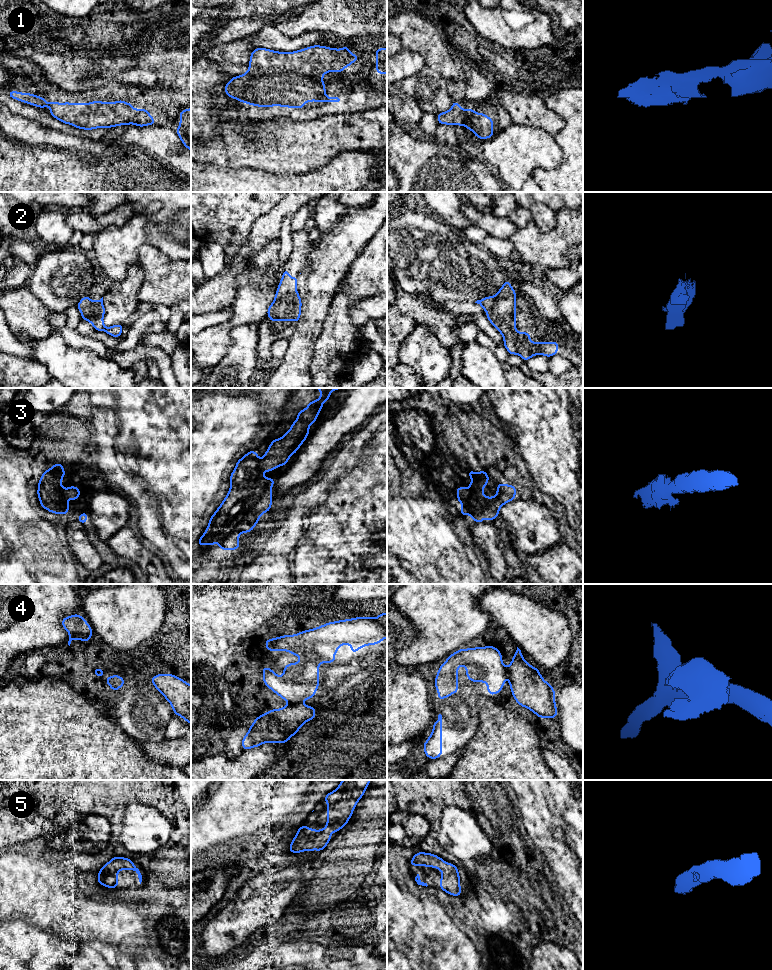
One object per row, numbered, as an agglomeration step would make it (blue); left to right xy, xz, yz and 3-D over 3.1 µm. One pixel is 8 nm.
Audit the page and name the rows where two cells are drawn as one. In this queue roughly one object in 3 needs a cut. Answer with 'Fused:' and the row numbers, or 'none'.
Fused: 4

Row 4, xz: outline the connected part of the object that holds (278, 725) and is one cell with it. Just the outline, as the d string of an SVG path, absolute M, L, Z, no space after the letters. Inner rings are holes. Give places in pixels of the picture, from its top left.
M289 704L263 713L254 719L243 737L243 750L258 747L266 742L288 742L304 723L318 717L315 715L316 708L304 704Z

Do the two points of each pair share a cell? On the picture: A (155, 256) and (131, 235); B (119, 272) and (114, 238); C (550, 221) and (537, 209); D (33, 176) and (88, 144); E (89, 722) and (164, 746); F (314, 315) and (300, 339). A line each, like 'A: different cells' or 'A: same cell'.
A: different cells
B: same cell
C: same cell
D: different cells
E: different cells
F: same cell

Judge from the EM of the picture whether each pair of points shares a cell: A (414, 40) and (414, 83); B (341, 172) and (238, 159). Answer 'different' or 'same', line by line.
A: different
B: different

